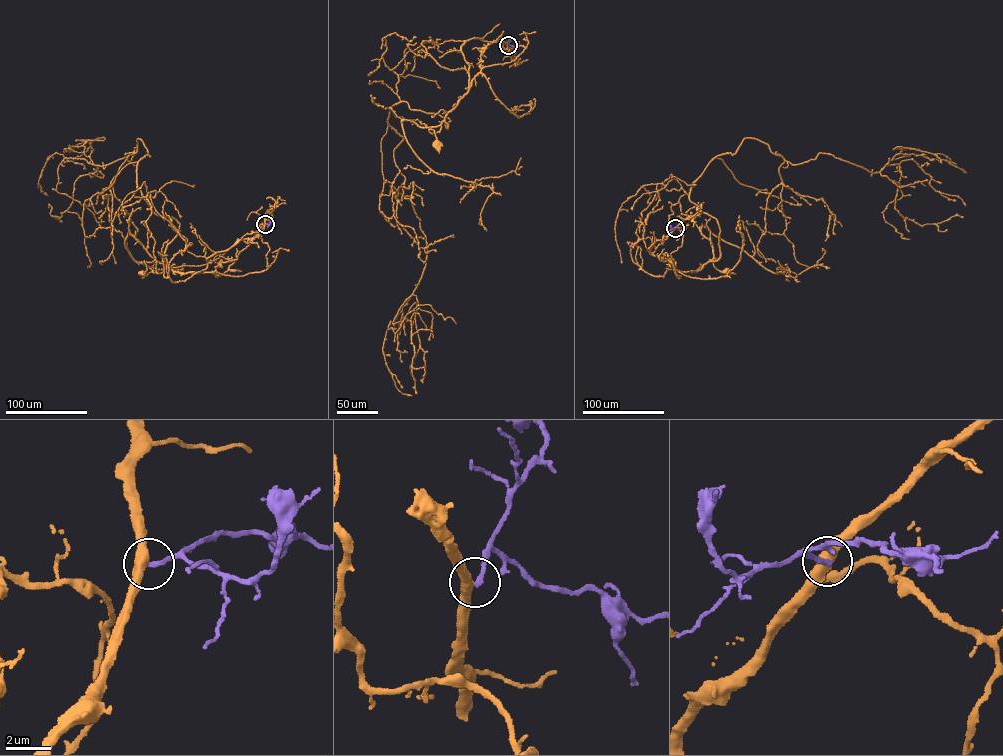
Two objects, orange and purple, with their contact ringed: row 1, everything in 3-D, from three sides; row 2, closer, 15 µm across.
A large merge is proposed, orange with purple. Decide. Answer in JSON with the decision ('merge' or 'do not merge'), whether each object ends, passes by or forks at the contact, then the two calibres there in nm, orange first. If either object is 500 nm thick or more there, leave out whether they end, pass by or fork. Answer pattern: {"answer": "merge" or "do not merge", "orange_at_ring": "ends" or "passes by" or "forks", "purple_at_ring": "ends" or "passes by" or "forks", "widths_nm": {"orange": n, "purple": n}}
{"answer": "do not merge", "orange_at_ring": "passes by", "purple_at_ring": "ends", "widths_nm": {"orange": 480, "purple": 240}}

